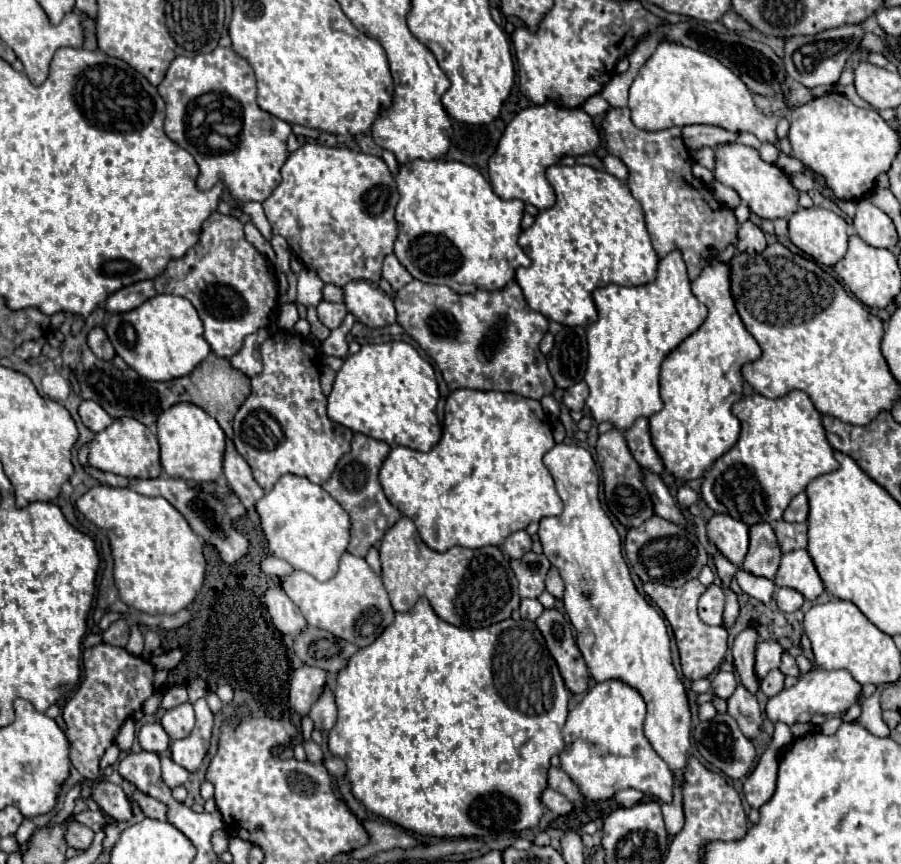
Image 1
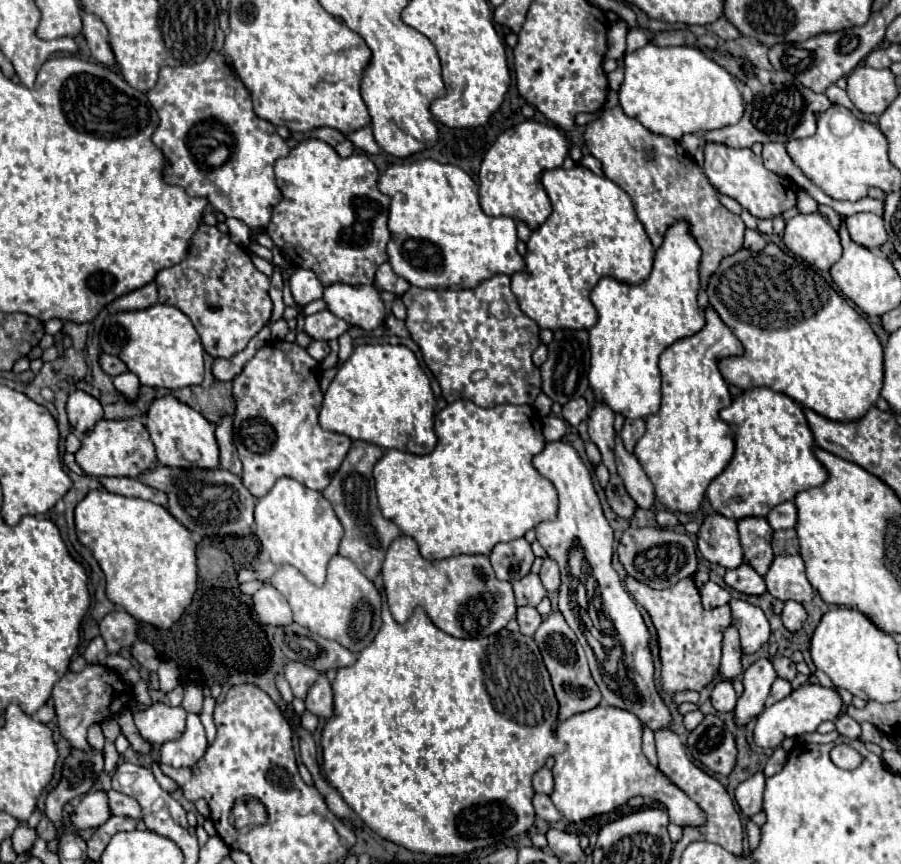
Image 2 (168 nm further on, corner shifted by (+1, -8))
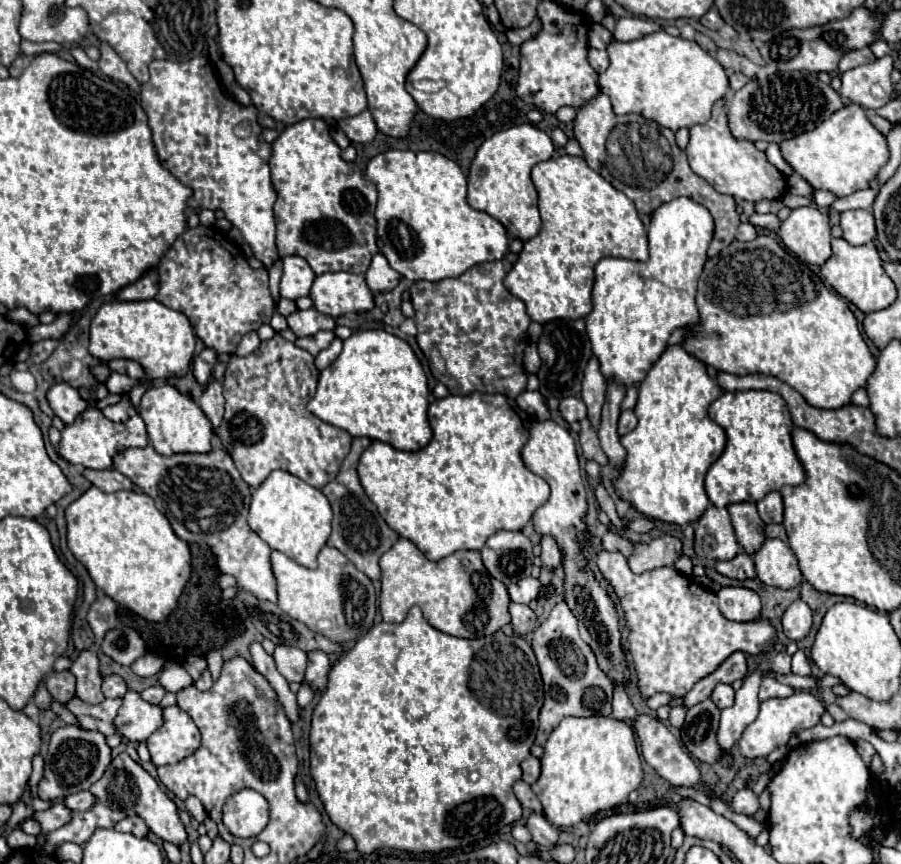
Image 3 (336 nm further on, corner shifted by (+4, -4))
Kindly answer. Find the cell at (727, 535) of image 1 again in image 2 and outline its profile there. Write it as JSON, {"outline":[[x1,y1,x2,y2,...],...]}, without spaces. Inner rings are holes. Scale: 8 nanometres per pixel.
{"outline":[[711,514,701,524,697,546,705,560,723,568,737,568,743,564,743,548,739,542,737,522,721,514]]}

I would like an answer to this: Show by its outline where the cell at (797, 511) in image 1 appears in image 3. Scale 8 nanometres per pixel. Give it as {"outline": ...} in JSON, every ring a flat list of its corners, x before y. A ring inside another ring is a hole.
{"outline":[[768,492,762,500,756,502,756,506,758,506,758,514,764,524,772,524,772,522,780,524,782,522,784,506,782,506,780,492]]}

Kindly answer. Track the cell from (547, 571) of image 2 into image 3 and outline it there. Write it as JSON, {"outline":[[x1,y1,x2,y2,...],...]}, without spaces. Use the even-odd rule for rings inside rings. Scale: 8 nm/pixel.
{"outline":[[542,536,540,546,542,546,542,554,540,554,542,566,544,568,558,568,562,564,562,552,558,548,558,542,552,536]]}

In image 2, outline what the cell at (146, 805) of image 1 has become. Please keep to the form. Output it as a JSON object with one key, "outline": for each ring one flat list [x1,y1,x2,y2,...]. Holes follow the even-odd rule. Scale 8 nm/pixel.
{"outline":[[109,790,107,796,109,796,111,812,113,812,115,816,133,816,135,820,141,820,141,818,143,818,141,806,139,806,137,800,133,800,131,796,125,796,125,794,115,792,115,790]]}

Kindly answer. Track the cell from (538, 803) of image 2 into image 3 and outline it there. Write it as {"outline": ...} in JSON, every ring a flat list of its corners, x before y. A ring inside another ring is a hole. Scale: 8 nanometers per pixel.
{"outline":[[518,780,516,784,514,784,514,794,516,794,516,798,520,800,520,804,524,806,524,808,530,808,530,810,534,810,534,812,542,812,542,804,540,804,540,800,536,798,536,794,532,792,532,788,524,782,524,780]]}

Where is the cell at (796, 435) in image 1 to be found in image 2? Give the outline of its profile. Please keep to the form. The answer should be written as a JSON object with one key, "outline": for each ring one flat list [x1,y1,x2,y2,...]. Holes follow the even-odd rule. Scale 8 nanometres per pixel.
{"outline":[[753,388,723,408,721,418,735,432,735,454,707,488,707,498,717,514,735,522,753,516,765,518,777,504,827,480,827,470,813,452,815,438,805,412,793,398,769,388]]}

